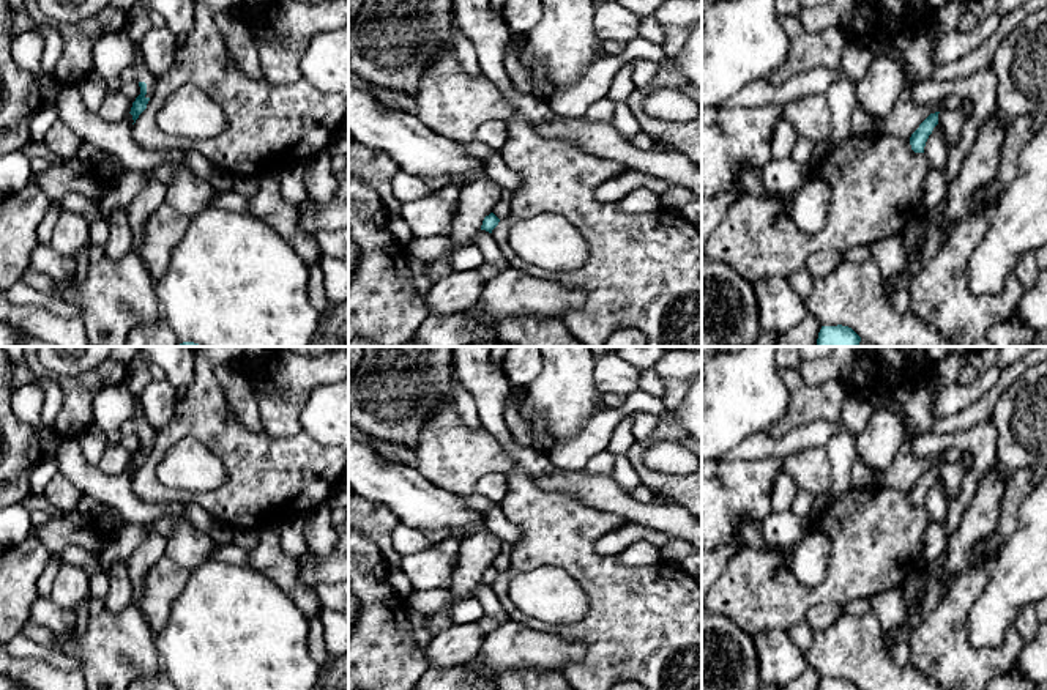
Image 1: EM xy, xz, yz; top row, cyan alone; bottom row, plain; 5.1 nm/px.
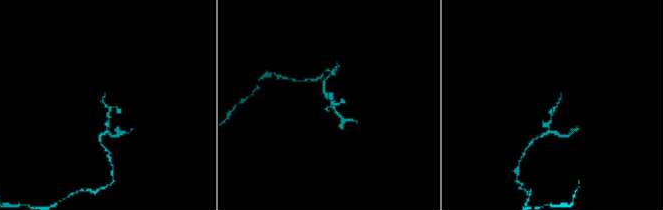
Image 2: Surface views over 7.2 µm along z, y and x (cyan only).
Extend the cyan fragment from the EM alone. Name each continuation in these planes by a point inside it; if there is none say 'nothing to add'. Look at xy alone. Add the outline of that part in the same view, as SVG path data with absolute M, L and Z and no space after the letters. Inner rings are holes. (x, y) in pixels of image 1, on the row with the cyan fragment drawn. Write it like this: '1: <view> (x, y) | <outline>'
1: xy (136, 73) | M145 63L140 65L131 65L128 66L121 76L118 77L121 83L126 82L145 82L147 83L147 95L145 98L150 98L156 88L156 77L150 72Z

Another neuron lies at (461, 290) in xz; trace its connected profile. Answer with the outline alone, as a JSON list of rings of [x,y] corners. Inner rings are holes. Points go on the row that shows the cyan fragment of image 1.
[[[475,269],[453,271],[424,296],[429,313],[454,315],[478,306],[484,282]]]

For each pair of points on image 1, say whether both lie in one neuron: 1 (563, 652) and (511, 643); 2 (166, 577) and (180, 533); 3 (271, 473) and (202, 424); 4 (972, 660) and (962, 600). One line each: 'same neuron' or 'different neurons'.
1: same neuron
2: different neurons
3: same neuron
4: same neuron

